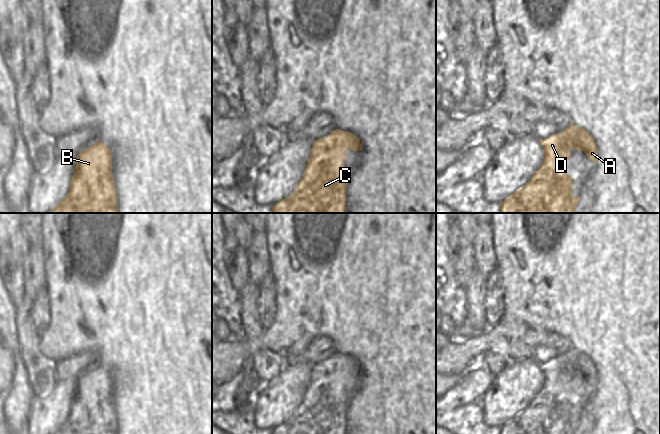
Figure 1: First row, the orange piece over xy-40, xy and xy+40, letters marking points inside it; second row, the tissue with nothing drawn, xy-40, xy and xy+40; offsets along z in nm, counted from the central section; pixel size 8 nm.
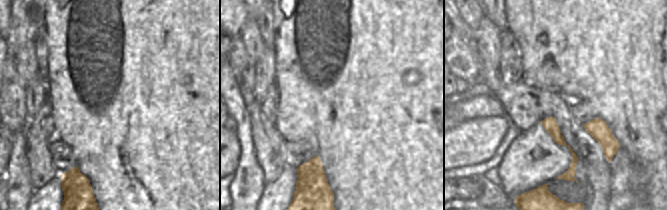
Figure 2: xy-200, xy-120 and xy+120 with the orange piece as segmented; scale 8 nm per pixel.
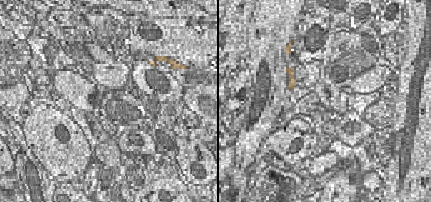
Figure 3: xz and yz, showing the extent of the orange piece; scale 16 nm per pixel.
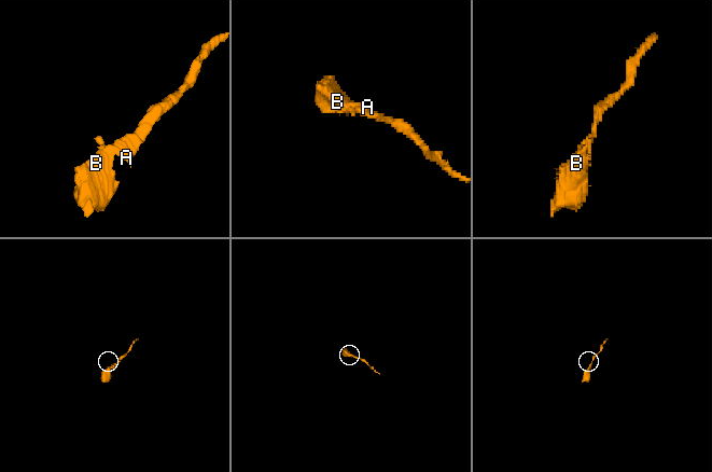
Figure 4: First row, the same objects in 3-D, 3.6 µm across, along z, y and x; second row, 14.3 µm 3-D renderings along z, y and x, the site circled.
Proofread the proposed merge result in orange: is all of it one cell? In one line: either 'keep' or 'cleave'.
keep

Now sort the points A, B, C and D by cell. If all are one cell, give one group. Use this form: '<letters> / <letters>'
A B C D

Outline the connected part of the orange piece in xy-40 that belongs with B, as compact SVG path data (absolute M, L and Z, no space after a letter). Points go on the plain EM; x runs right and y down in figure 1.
M103 366L77 379L68 418L52 434L118 434L118 420L112 400L112 376Z

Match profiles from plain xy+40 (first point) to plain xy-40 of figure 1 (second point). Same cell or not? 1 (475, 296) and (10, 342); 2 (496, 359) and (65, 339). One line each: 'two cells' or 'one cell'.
1: two cells
2: two cells

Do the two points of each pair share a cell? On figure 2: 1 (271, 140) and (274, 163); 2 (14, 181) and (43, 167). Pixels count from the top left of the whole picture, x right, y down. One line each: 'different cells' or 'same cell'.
1: same cell
2: different cells

